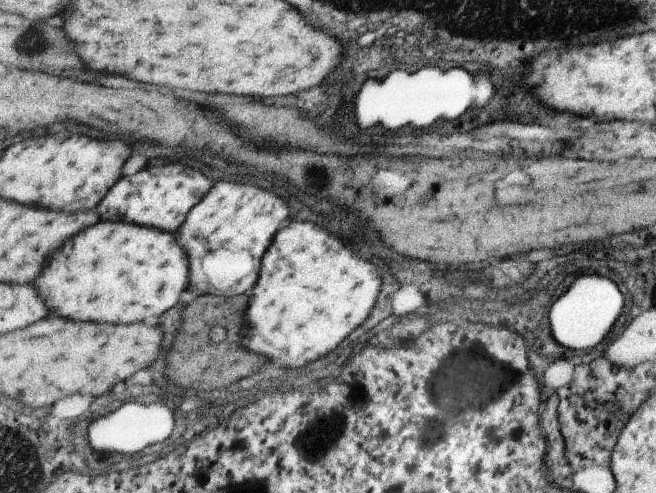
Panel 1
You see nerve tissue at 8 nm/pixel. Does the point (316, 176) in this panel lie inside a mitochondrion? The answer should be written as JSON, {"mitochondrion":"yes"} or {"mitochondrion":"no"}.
{"mitochondrion":"yes"}

